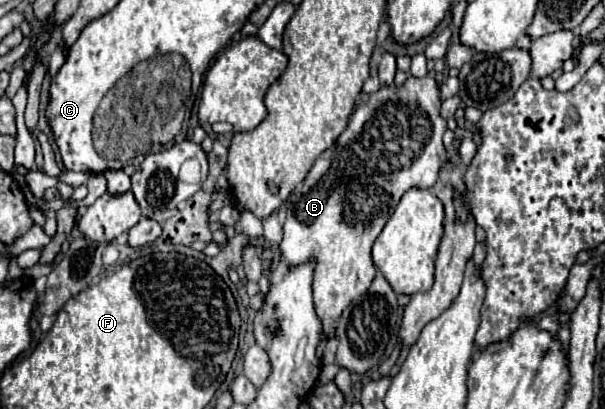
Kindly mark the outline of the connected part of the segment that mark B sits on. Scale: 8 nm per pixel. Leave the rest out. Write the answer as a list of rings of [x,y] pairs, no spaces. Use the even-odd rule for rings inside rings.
[[[408,76],[408,80],[400,86],[384,86],[380,88],[368,104],[362,104],[358,110],[354,110],[346,130],[338,136],[332,148],[328,148],[310,168],[308,176],[296,186],[296,196],[286,212],[284,222],[284,238],[280,242],[280,256],[288,268],[300,266],[304,262],[314,260],[314,308],[322,322],[322,342],[318,344],[318,358],[322,364],[332,364],[338,348],[338,336],[336,326],[344,312],[344,308],[358,296],[362,296],[370,282],[374,280],[376,268],[370,256],[372,244],[382,232],[384,224],[392,216],[400,196],[402,188],[392,186],[392,174],[394,172],[412,172],[412,188],[432,188],[438,180],[438,170],[446,162],[446,150],[442,144],[442,136],[446,132],[446,120],[440,116],[440,96],[438,96],[438,84],[434,78],[414,78]],[[412,108],[414,114],[408,116],[404,110]],[[360,188],[366,196],[362,200],[360,214],[348,204],[350,194]]]

